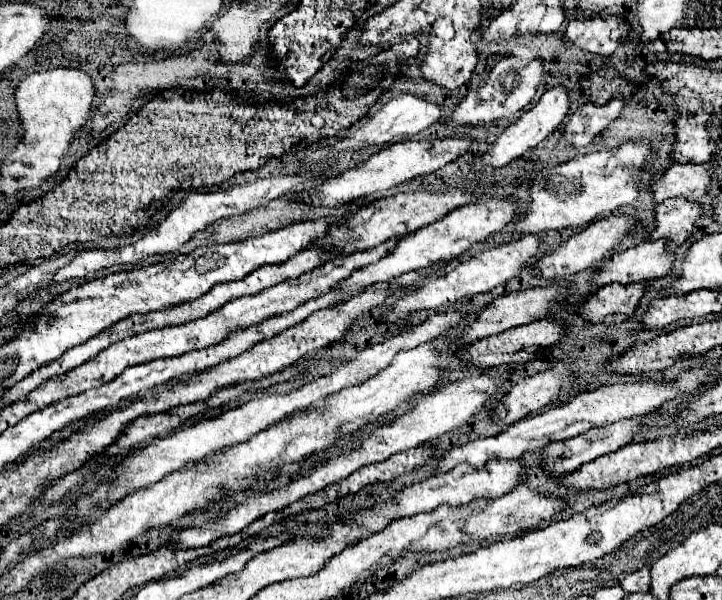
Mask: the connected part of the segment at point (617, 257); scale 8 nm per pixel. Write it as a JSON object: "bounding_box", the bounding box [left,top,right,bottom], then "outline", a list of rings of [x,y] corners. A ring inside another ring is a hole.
{"bounding_box":[592,238,676,286],"outline":[[[658,238],[654,242],[642,242],[626,252],[616,252],[610,262],[602,264],[592,284],[604,286],[612,282],[630,284],[642,280],[664,278],[674,270],[676,252],[668,250],[668,240]]]}

